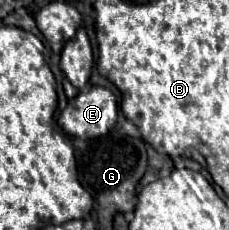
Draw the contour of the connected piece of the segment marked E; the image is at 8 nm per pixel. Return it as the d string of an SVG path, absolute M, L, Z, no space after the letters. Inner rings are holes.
M92 87L88 93L78 93L58 117L58 125L74 137L94 139L106 135L116 125L118 103L104 87Z

